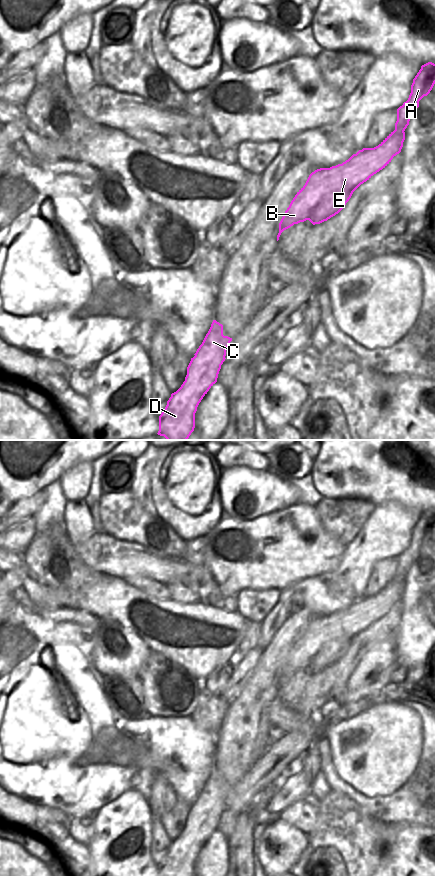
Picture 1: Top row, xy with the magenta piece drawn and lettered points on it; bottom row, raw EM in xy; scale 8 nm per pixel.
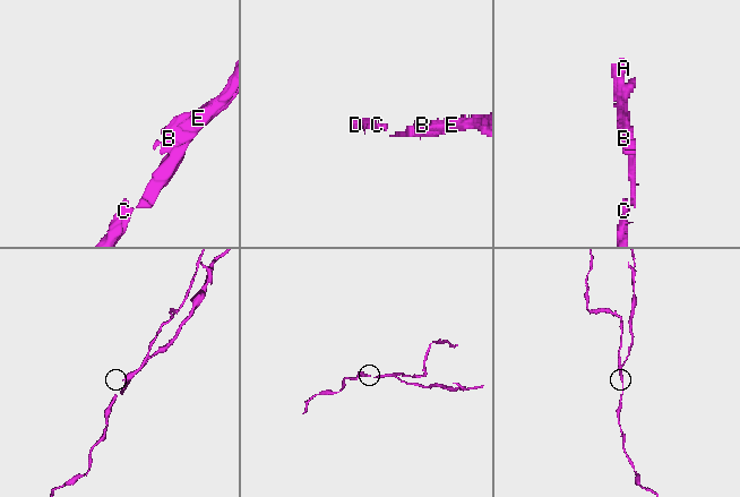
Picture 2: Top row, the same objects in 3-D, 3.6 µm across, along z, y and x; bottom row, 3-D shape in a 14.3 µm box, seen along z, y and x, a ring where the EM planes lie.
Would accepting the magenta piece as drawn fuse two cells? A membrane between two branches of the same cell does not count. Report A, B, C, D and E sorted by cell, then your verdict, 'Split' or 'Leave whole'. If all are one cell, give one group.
Groups: A C D / B E. Split

